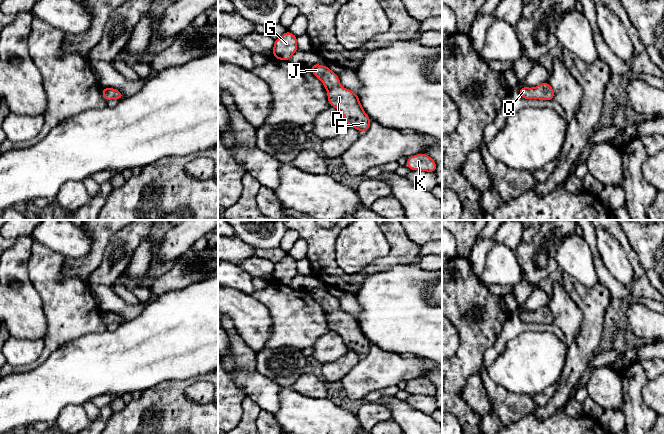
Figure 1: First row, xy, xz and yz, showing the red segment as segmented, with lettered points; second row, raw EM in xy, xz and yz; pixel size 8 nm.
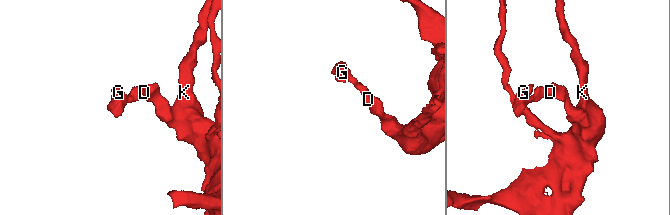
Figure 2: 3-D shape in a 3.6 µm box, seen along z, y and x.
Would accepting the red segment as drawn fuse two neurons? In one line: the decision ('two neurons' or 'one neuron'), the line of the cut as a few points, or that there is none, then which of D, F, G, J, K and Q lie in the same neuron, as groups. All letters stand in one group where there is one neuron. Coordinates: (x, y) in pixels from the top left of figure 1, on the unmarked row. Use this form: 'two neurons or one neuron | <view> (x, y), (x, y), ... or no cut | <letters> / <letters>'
one neuron | no cut | D F G J K Q

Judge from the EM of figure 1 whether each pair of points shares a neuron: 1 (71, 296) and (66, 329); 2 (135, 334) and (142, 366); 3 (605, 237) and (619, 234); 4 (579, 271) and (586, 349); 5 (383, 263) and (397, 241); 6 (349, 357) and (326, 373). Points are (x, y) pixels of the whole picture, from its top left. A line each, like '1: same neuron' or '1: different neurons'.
1: same neuron
2: same neuron
3: different neurons
4: different neurons
5: same neuron
6: same neuron

